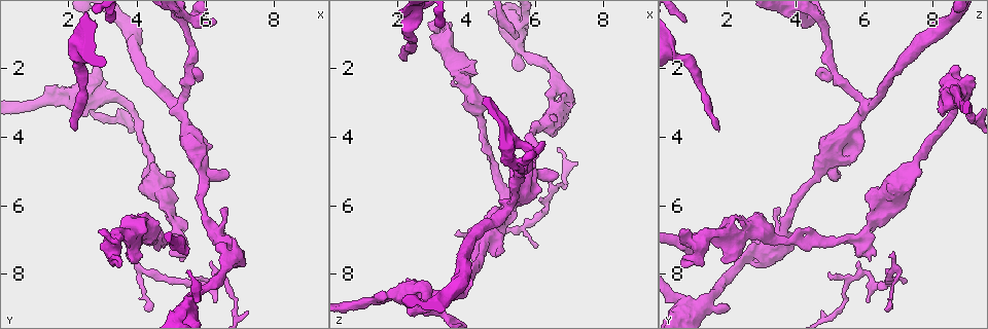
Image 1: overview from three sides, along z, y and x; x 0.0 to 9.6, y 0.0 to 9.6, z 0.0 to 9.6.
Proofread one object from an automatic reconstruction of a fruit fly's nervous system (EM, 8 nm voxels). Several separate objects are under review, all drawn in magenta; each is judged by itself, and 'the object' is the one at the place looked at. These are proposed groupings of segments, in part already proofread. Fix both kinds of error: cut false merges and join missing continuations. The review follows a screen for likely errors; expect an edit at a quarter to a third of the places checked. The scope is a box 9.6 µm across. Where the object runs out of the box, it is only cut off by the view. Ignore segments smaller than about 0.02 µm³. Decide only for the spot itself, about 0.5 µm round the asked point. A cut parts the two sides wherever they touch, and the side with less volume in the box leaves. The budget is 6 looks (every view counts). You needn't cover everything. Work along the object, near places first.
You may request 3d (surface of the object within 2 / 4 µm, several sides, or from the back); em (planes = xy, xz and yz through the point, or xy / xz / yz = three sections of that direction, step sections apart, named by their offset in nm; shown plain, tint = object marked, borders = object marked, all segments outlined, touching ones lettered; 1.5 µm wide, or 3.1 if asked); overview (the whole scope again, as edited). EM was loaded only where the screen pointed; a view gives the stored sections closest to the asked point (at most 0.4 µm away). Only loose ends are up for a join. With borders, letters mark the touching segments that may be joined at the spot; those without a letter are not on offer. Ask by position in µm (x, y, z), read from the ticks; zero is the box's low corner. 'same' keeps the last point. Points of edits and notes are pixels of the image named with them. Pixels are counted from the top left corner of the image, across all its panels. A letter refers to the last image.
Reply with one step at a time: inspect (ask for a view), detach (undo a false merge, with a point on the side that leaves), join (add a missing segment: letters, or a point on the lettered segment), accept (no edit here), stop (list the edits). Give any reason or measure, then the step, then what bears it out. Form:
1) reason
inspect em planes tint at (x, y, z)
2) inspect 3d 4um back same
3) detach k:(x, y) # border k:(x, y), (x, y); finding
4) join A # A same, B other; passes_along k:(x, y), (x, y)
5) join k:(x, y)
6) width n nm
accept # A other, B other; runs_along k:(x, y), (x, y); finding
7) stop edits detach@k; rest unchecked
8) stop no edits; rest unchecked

an open end
inspect 3d 2um at (6.65, 6.10, 3.50)

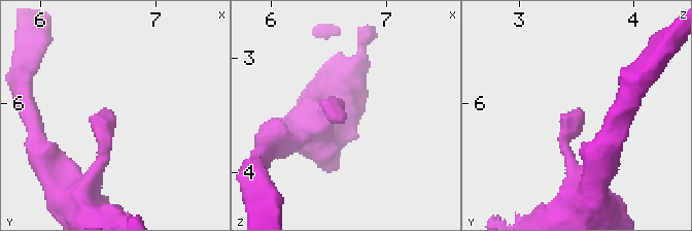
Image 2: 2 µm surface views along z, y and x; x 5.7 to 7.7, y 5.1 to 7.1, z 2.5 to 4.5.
inspect em xy step 8 borders at (6.62, 6.08, 3.58)

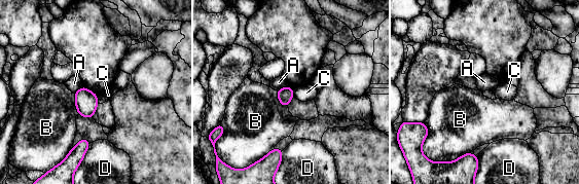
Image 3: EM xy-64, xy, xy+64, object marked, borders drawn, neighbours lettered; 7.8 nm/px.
longest_contact B 170 nm
accept # A other, B other, C other, D other; border 3:(289, 85), (280, 87), (277, 90); none of them fits

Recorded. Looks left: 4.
thin end
inspect em planes borders at (6.30, 7.90, 4.95)

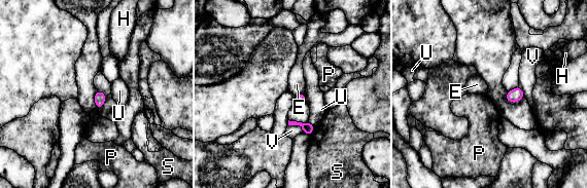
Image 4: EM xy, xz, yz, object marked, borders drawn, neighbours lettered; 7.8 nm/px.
accept # E other, H other, P other, S other, U other, V other; no lettered segment goes on from it

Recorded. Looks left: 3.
branch stops here
inspect em planes borders at (3.95, 6.30, 2.20)

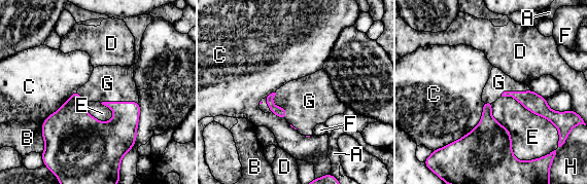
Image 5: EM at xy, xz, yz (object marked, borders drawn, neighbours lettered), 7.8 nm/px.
join G # A other, B other, C other, D other, E other, F other, G same, H other; passes_along 5:(119, 134), (119, 102), (107, 83); it goes on there

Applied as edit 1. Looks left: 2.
stop edits join@5; rest unchecked

